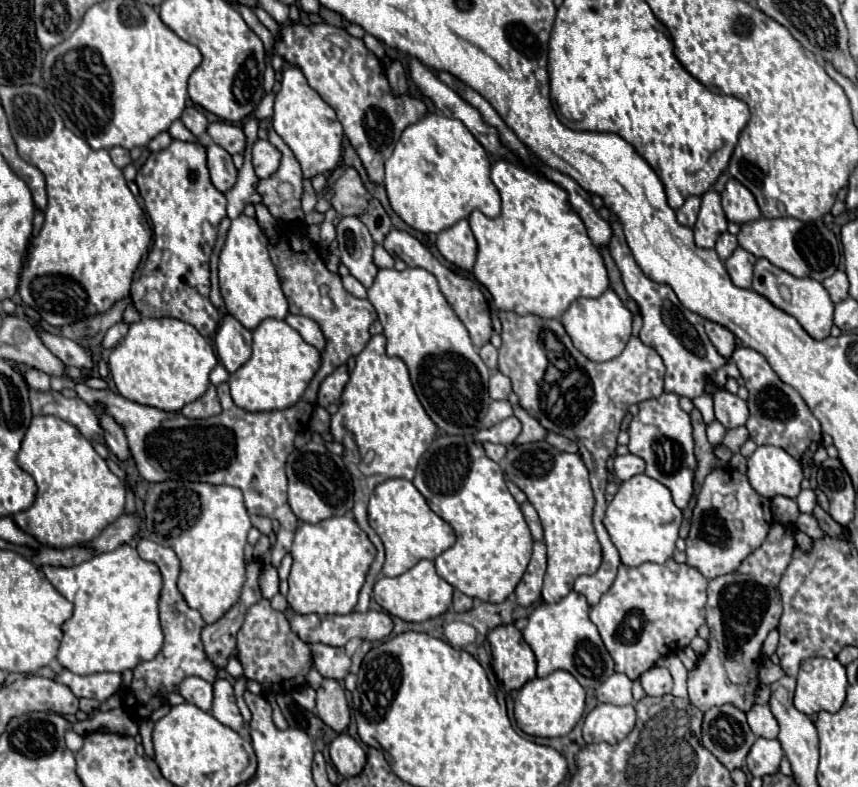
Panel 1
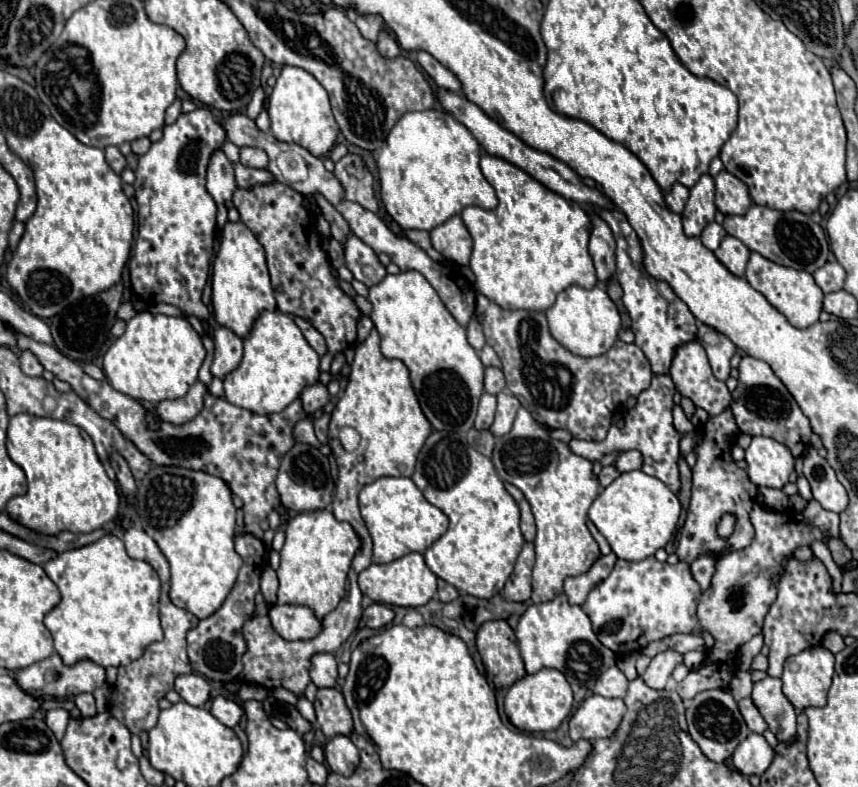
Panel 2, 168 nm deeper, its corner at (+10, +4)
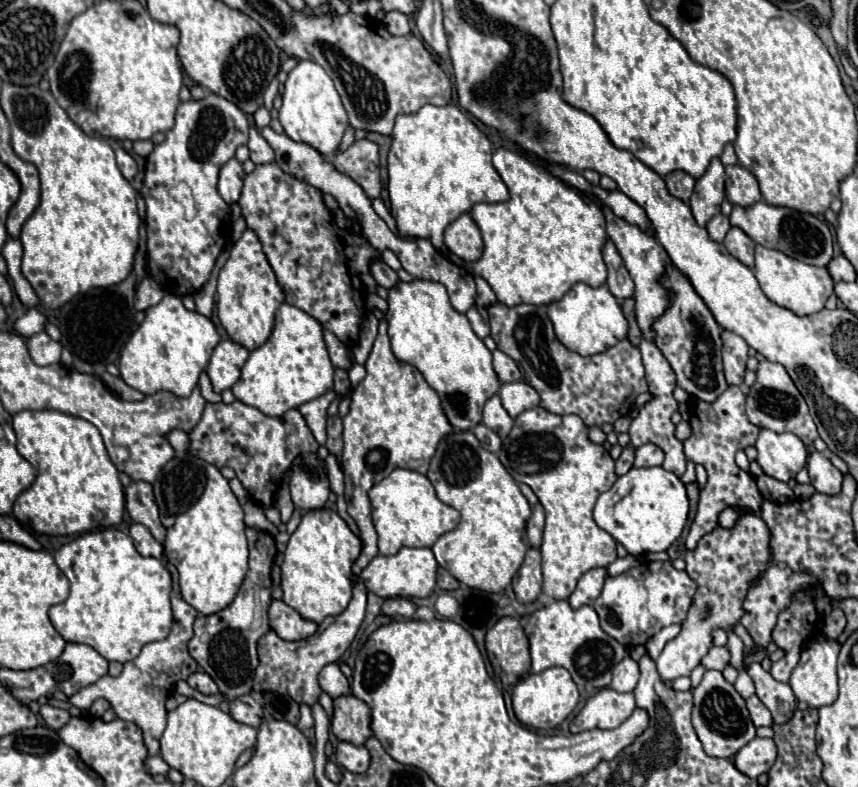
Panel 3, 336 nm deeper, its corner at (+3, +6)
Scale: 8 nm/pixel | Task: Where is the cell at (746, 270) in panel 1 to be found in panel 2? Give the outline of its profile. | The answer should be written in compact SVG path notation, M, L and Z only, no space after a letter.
M725 236L721 240L721 246L715 250L715 256L735 274L735 276L743 276L745 274L745 266L749 260L751 250L737 240L735 236Z

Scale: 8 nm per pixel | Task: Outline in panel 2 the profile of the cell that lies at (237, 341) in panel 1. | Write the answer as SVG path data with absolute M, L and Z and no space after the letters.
M215 328L213 332L213 342L215 342L215 358L211 364L211 374L217 378L225 378L225 374L233 372L243 356L243 340L233 334L229 328Z

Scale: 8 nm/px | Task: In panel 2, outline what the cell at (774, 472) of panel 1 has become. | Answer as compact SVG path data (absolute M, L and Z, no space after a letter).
M753 436L749 448L745 450L745 462L751 482L771 488L783 488L795 468L791 450L767 436Z

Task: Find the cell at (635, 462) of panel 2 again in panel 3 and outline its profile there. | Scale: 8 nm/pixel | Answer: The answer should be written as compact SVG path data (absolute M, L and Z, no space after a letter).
M644 444L640 448L634 450L636 458L634 458L634 466L636 468L644 468L644 466L660 466L664 460L664 452L654 446L654 444Z

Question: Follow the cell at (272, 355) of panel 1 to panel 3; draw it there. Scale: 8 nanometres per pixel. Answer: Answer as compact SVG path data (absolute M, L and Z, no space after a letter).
M282 304L276 312L270 338L250 352L250 358L242 366L242 382L232 386L232 394L266 416L282 416L290 408L298 408L300 404L332 390L332 376L334 366L322 340L320 322L296 306Z

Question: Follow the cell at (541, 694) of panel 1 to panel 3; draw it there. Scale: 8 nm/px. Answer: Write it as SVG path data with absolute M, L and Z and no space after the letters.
M548 668L540 674L530 674L528 678L520 680L512 690L512 706L514 706L516 718L524 726L530 726L536 730L556 728L558 724L562 724L576 708L578 698L580 698L578 686L574 684L566 668Z

